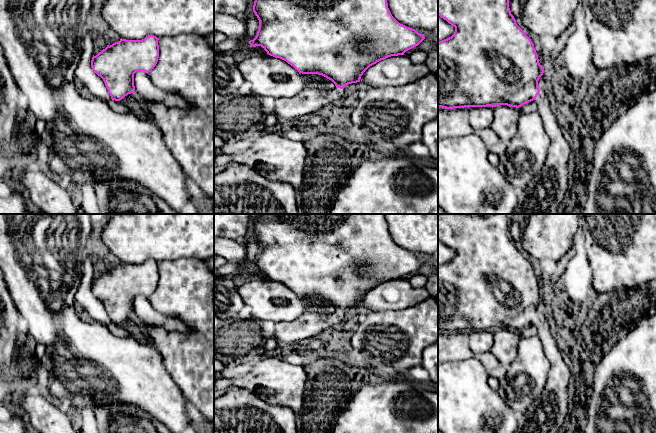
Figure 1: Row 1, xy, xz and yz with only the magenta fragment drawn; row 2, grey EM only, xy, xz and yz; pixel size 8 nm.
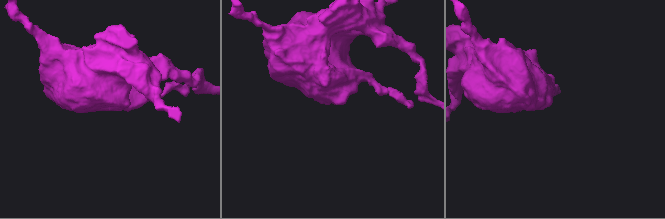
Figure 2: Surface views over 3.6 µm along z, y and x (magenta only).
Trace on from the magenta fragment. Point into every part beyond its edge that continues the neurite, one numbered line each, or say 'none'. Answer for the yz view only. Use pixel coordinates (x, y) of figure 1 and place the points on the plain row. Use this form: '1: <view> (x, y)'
1: yz (547, 413)

